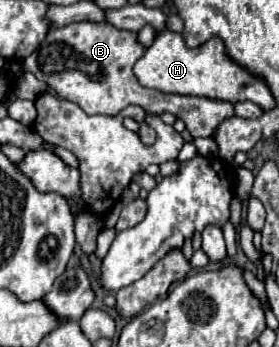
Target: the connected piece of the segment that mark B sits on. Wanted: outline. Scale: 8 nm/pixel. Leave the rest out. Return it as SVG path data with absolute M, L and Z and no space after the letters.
M75 22L61 28L51 28L41 46L23 60L23 70L31 72L37 80L47 82L61 98L75 102L87 114L119 114L129 104L139 104L149 114L171 112L181 118L193 138L211 136L221 120L233 116L233 104L211 98L165 94L161 90L143 88L135 74L133 64L145 54L145 46L137 42L137 34L117 30L107 22Z

